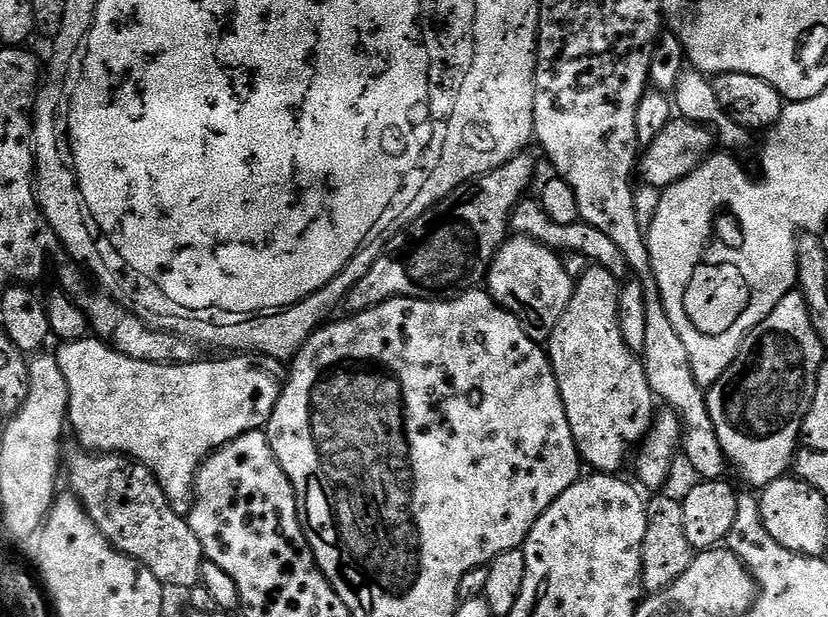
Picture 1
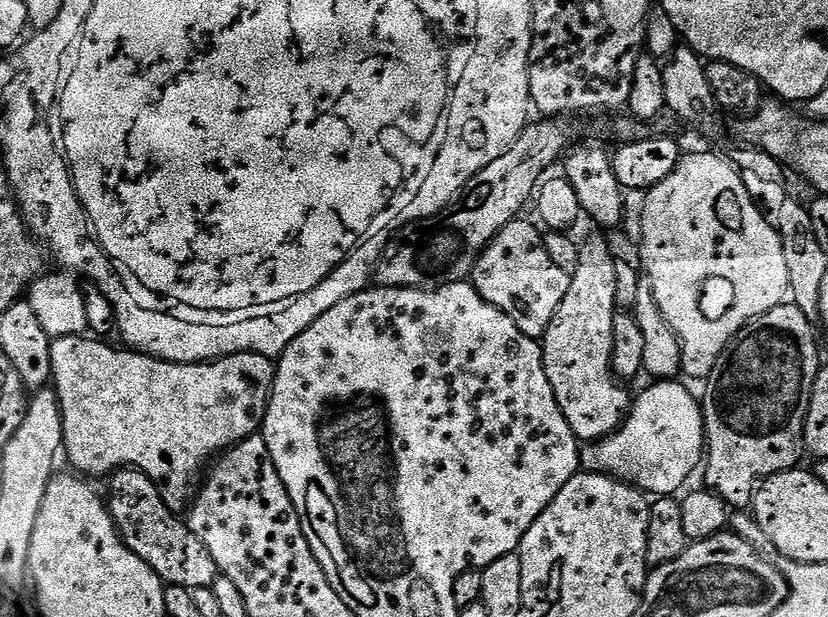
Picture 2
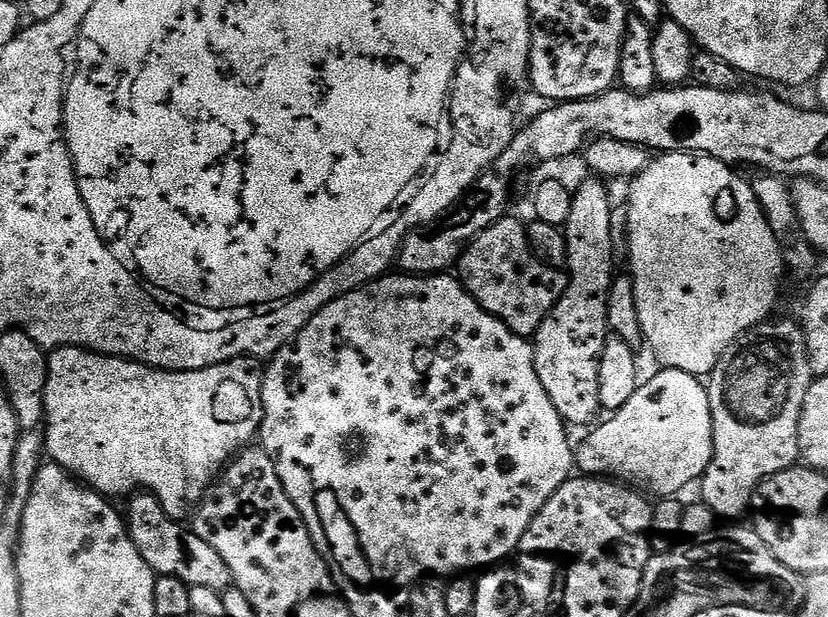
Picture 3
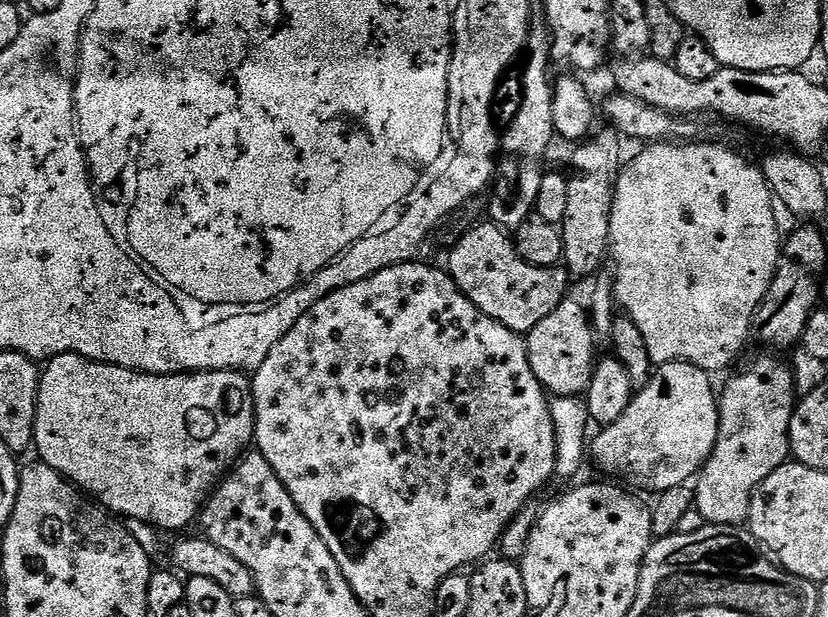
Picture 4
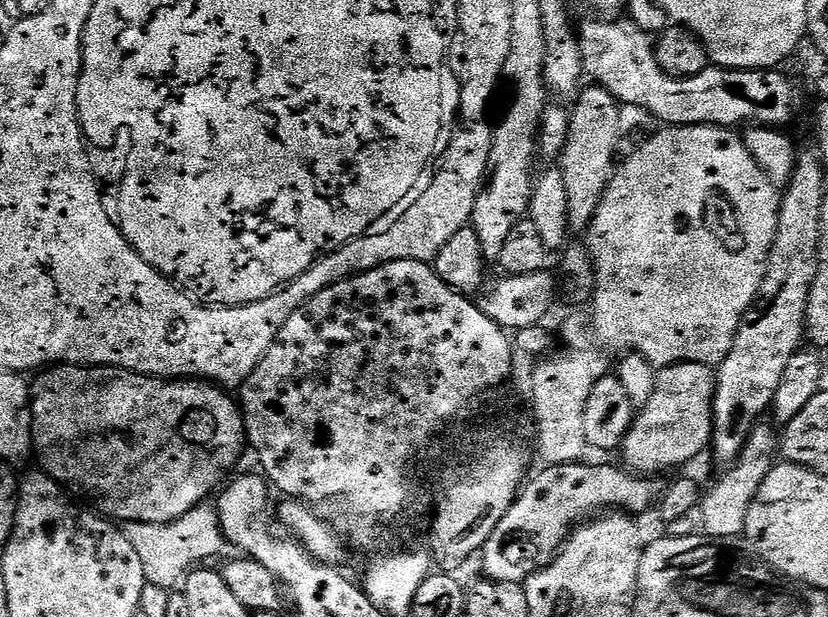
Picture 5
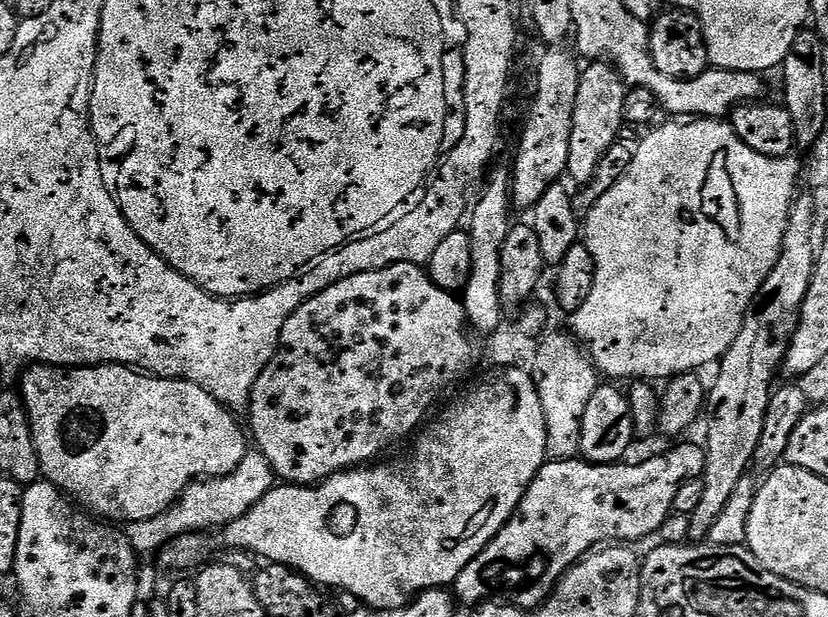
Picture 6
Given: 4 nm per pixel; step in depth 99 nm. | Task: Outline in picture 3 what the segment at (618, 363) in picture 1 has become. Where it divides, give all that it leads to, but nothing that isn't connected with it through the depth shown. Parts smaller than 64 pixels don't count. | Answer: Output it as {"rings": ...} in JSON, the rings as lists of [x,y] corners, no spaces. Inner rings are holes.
{"rings":[[[591,179],[575,189],[570,218],[564,228],[564,236],[568,239],[568,289],[540,324],[532,350],[538,382],[542,382],[542,390],[550,394],[554,410],[558,410],[568,426],[588,424],[596,415],[601,415],[598,370],[604,343],[610,335],[608,295],[614,279],[610,218],[614,201],[608,197],[609,185],[603,179]]]}

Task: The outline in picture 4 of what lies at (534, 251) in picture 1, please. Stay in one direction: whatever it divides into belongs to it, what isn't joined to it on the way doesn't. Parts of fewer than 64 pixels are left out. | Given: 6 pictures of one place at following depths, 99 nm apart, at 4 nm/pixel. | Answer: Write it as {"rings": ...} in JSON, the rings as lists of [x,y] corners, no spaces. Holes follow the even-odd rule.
{"rings":[[[491,222],[473,224],[461,236],[459,242],[451,245],[447,251],[446,271],[453,282],[460,287],[462,294],[466,294],[466,298],[470,298],[470,302],[474,302],[474,306],[478,306],[482,314],[502,322],[502,326],[506,326],[511,332],[528,333],[531,328],[538,326],[538,322],[542,322],[542,318],[550,318],[550,314],[554,314],[554,310],[558,310],[558,306],[569,295],[570,273],[567,267],[539,268],[526,262],[526,258],[518,254],[515,239],[499,224]]]}

